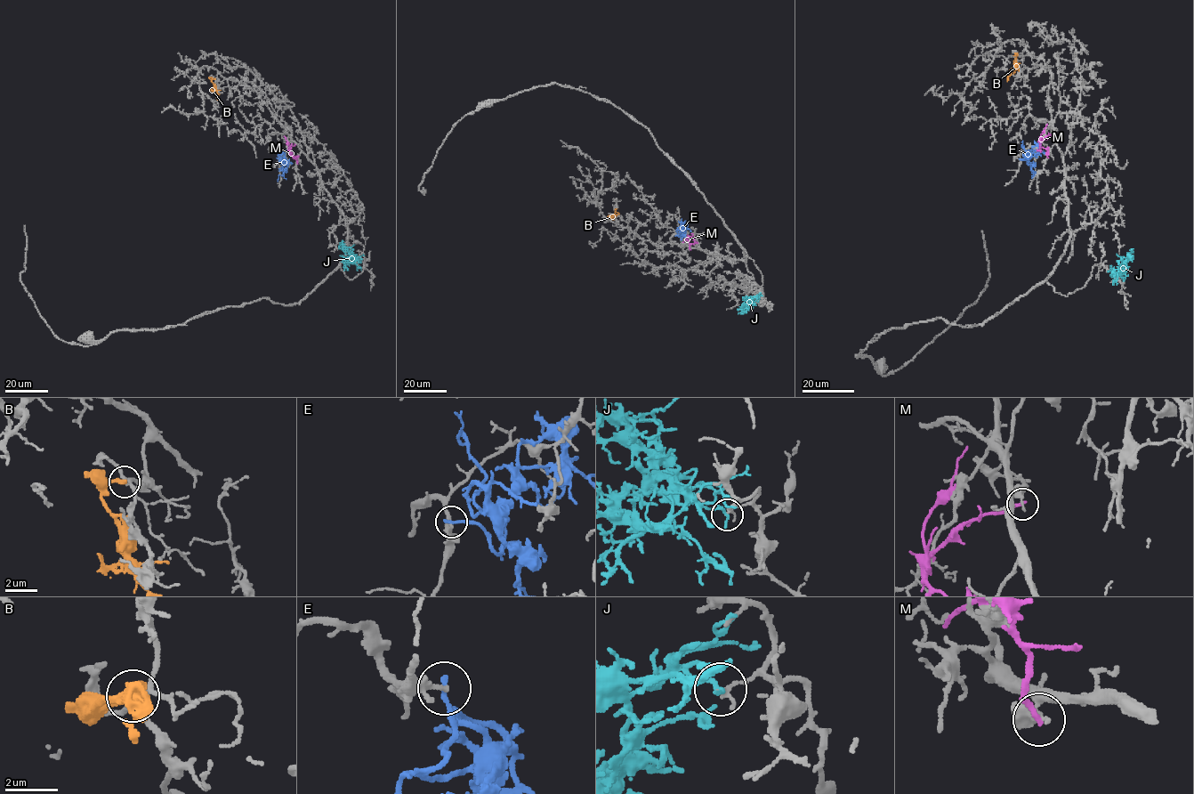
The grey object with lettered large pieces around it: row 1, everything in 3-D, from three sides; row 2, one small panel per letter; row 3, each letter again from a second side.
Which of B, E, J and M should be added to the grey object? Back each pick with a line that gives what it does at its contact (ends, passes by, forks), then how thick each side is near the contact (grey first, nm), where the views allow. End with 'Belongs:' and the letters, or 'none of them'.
Belongs: none of them

